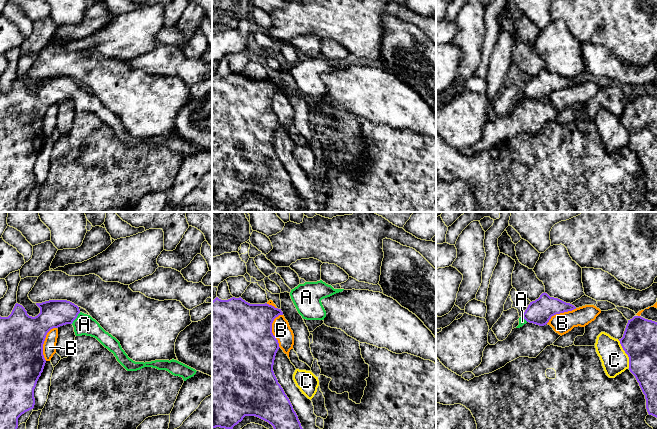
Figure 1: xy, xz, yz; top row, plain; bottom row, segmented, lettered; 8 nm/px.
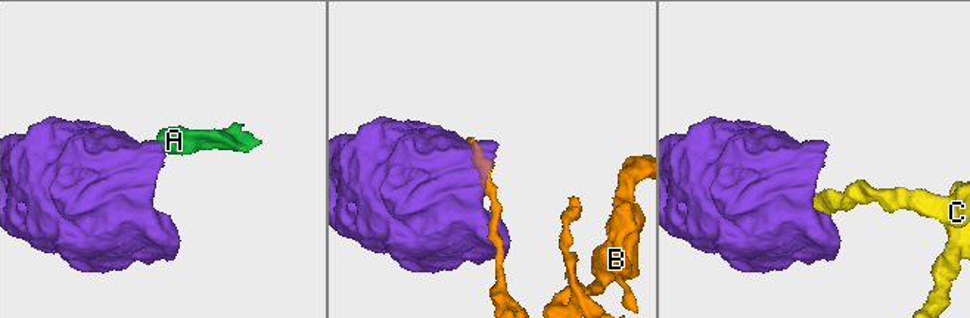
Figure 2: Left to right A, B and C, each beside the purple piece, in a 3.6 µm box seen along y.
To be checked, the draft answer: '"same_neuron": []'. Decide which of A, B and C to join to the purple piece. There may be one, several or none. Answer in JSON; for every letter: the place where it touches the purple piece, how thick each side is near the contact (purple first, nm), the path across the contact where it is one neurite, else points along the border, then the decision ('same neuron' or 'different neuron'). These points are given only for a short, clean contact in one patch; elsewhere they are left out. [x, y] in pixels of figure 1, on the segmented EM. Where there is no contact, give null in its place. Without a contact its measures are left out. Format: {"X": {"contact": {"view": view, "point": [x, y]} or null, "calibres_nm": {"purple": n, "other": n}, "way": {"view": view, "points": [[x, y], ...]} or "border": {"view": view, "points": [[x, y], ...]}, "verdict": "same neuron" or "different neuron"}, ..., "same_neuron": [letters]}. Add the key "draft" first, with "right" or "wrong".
{"draft": "wrong", "A": {"contact": {"view": "xy", "point": [76, 317]}, "calibres_nm": {"purple": 220, "other": 170}, "way": {"view": "xy", "points": [[54, 313], [69, 313], [76, 317], [84, 324]]}, "verdict": "same neuron"}, "B": {"contact": {"view": "xy", "point": [43, 342]}, "calibres_nm": {"purple": 360, "other": 110}, "verdict": "different neuron"}, "C": {"contact": {"view": "yz", "point": [626, 353]}, "calibres_nm": {"purple": 280, "other": 220}, "verdict": "different neuron"}, "same_neuron": ["A"]}

